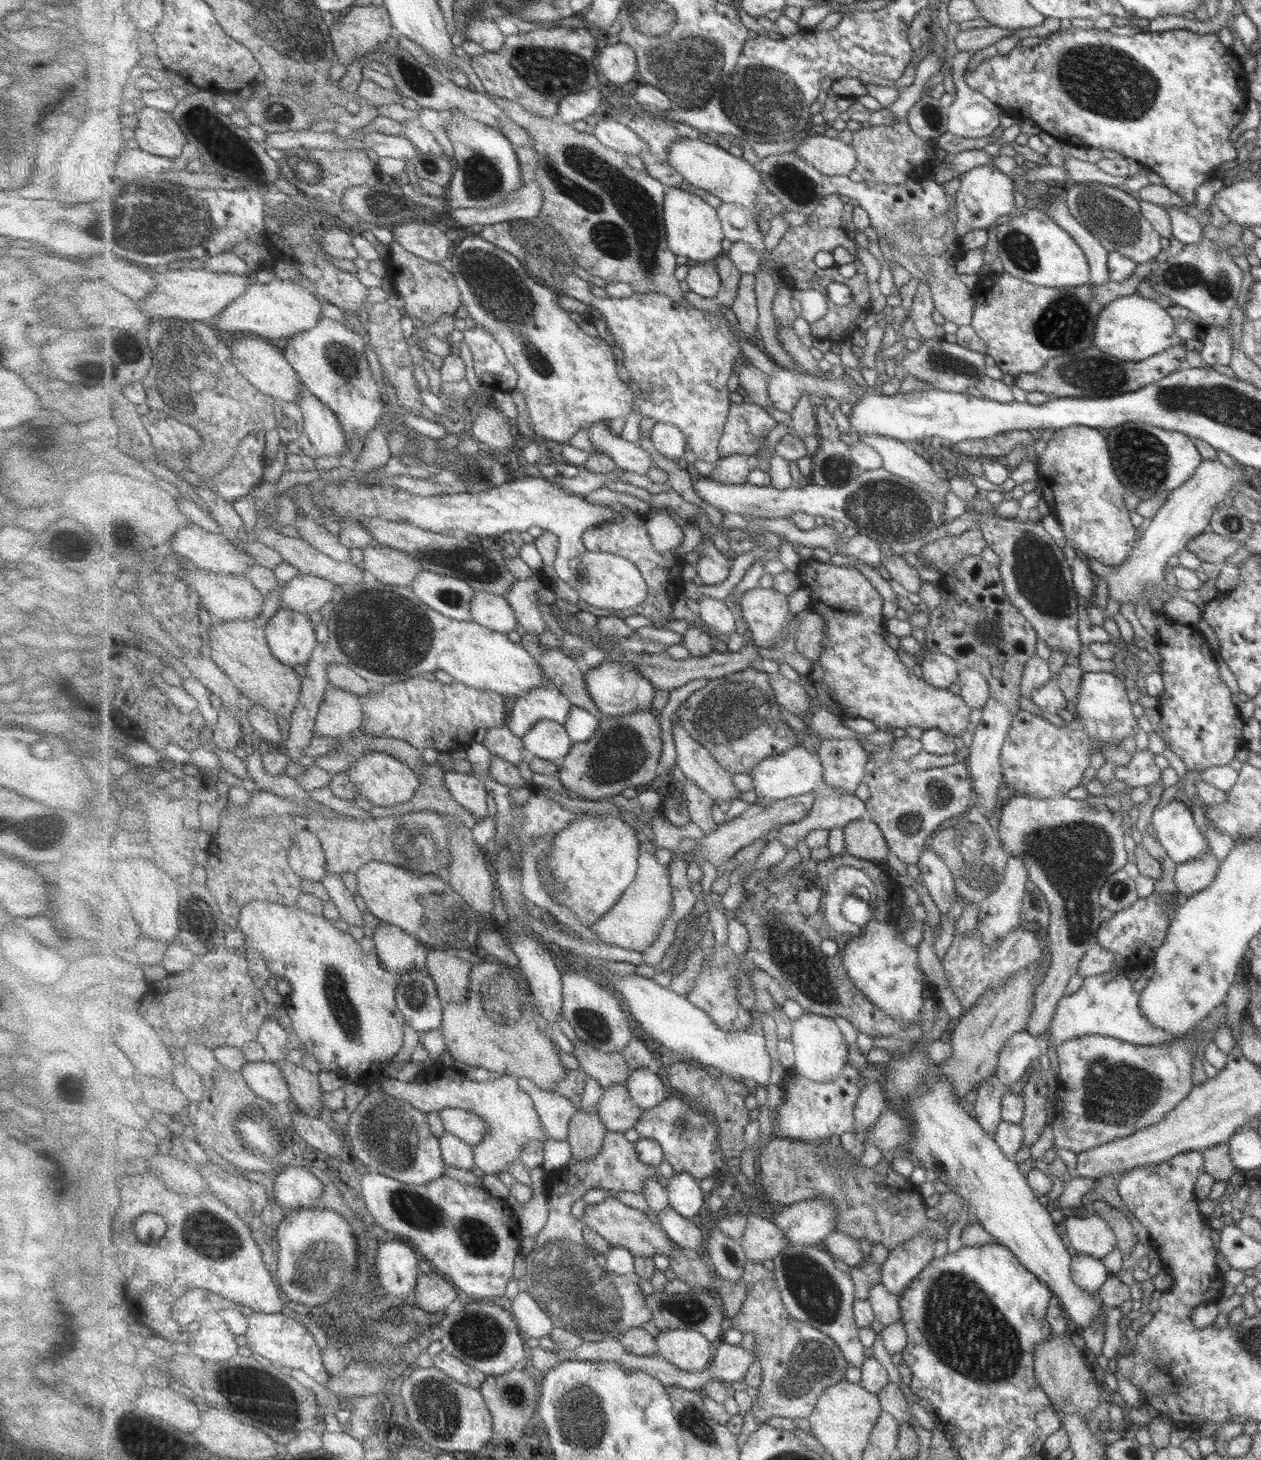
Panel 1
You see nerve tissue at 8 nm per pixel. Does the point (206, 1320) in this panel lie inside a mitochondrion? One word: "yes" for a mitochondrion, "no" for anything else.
no

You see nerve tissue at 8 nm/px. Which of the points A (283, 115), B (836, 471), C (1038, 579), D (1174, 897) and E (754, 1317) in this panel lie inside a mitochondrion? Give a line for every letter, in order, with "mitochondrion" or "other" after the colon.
A: other
B: mitochondrion
C: mitochondrion
D: other
E: other

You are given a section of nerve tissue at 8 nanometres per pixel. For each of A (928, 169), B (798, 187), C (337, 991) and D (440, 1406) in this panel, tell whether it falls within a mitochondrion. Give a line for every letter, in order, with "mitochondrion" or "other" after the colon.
A: other
B: mitochondrion
C: mitochondrion
D: mitochondrion

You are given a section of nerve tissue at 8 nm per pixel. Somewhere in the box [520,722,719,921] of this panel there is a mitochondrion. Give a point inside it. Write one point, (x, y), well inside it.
(619, 753)

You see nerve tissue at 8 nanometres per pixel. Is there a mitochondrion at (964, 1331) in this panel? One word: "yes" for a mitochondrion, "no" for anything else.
yes

